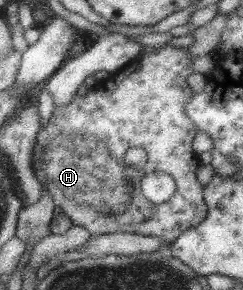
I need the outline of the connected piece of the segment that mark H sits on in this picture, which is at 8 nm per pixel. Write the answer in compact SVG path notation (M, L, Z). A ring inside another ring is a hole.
M168 44L157 50L141 54L123 69L104 78L86 95L74 94L65 106L56 106L52 115L40 128L33 149L35 171L42 184L47 185L55 207L62 209L74 225L81 225L87 236L103 234L134 233L154 236L170 248L182 233L198 227L208 216L208 207L203 197L204 186L198 181L199 156L192 148L192 141L199 132L187 114L187 103L193 89L188 78L192 70L193 57L188 48ZM130 147L143 147L147 153L146 165L136 169L125 165L124 155ZM149 172L168 173L176 181L176 193L166 203L152 203L142 195L141 180Z

